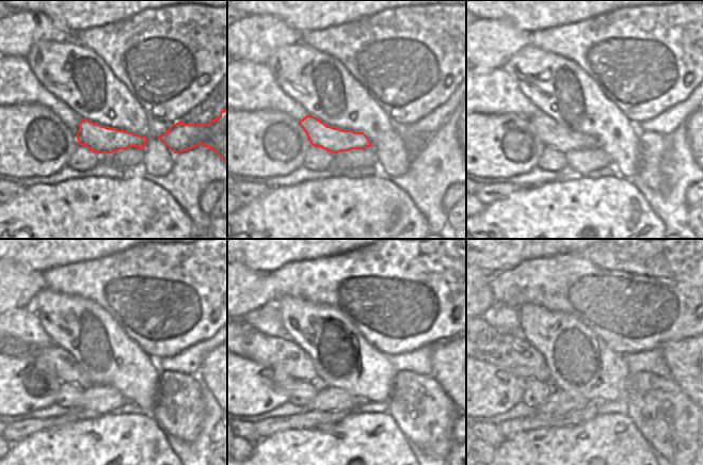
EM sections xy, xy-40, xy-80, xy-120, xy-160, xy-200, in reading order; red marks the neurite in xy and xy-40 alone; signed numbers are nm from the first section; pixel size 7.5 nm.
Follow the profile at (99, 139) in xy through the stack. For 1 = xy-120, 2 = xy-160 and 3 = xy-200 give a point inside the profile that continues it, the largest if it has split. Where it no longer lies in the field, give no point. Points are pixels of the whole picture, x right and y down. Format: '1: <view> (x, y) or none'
1: xy-120 (56, 359)
2: xy-160 (284, 355)
3: xy-200 (512, 353)

